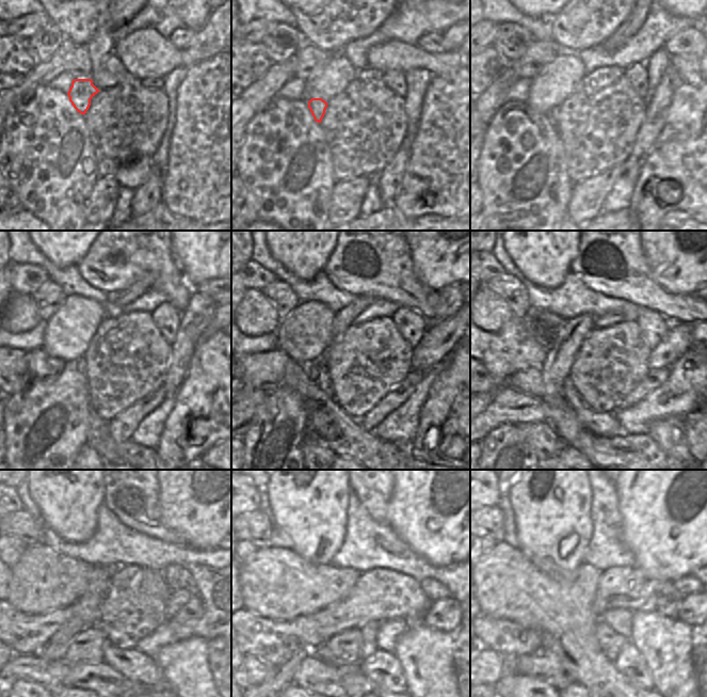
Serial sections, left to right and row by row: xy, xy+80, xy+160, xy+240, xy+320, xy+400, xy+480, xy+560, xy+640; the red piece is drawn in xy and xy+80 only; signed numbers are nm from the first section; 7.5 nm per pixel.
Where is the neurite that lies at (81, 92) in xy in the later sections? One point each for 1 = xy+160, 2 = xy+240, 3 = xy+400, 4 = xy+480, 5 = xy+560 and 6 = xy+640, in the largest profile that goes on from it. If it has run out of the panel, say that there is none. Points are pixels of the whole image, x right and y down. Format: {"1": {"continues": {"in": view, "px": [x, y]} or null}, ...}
{"1": {"continues": {"in": "xy+160", "px": [553, 114]}}, "2": {"continues": {"in": "xy+240", "px": [80, 363]}}, "3": {"continues": {"in": "xy+400", "px": [606, 425]}}, "4": {"continues": {"in": "xy+480", "px": [130, 663]}}, "5": {"continues": {"in": "xy+560", "px": [383, 668]}}, "6": {"continues": {"in": "xy+640", "px": [630, 663]}}}

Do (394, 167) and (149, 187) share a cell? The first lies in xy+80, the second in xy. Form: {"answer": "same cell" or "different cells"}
{"answer": "same cell"}

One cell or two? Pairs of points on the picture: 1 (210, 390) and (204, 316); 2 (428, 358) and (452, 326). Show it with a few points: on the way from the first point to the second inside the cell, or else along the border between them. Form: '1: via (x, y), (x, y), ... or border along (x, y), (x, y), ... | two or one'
1: border along (197, 344), (188, 367) | two
2: via (433, 350), (447, 333) | one

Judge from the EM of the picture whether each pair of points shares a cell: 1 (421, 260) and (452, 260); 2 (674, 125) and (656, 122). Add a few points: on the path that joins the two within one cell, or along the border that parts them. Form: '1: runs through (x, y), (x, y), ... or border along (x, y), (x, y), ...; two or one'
1: runs through (429, 260), (445, 260); one
2: border along (671, 99), (664, 126), (653, 146); two

